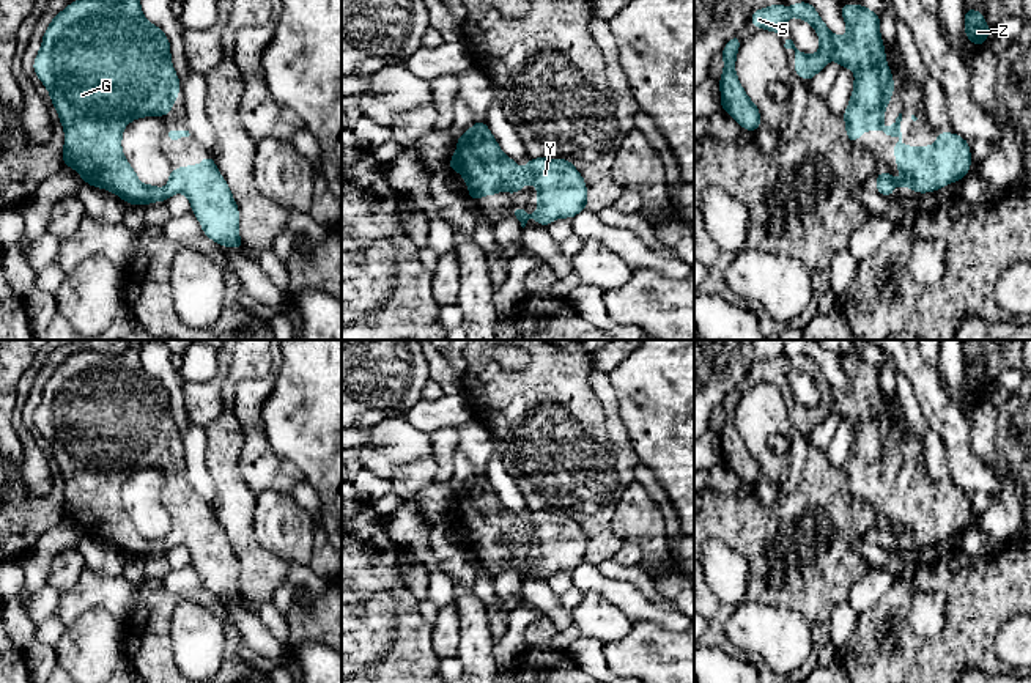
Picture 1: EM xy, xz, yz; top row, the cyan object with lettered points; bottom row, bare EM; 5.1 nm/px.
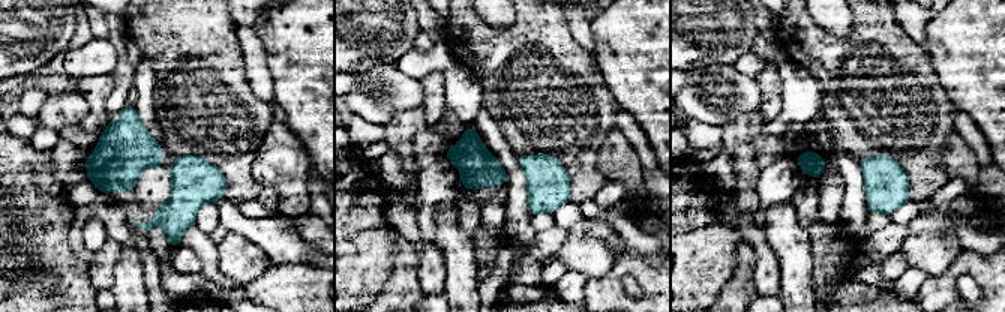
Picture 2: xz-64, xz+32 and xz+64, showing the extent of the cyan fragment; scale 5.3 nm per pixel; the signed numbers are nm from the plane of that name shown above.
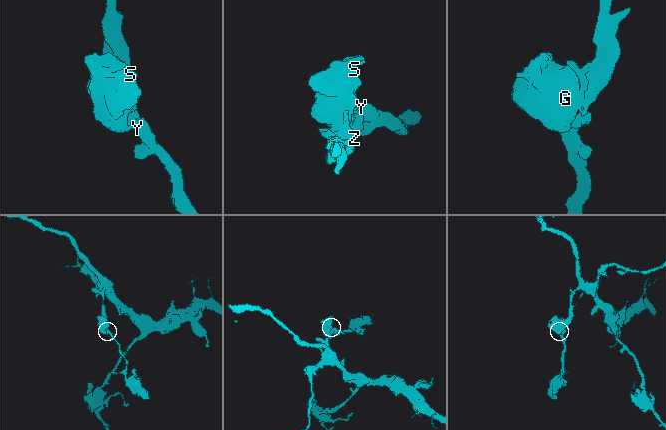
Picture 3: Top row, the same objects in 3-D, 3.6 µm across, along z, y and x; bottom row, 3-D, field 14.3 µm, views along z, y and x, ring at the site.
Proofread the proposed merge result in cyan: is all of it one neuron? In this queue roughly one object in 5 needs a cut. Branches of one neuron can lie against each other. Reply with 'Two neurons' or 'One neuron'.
One neuron

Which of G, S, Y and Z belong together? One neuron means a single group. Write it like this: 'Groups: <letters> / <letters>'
Groups: G S Y Z

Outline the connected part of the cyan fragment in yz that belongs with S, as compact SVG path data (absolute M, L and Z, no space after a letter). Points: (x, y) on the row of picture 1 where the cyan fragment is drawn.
M800 2L792 5L790 8L784 8L781 3L771 5L765 9L754 9L751 24L757 28L765 28L770 31L789 33L787 19L790 16L795 16L798 19L803 19L809 22L815 33L820 38L820 50L814 55L806 55L800 52L792 39L785 39L784 47L795 50L795 72L803 80L811 80L819 71L823 69L823 66L834 58L841 68L852 68L855 71L855 85L853 85L853 94L850 98L848 107L844 112L845 120L845 129L848 140L852 143L858 143L858 135L867 132L870 127L875 131L883 131L883 138L888 140L889 134L899 137L899 142L892 148L897 161L897 172L904 173L905 176L897 181L892 178L892 175L888 173L877 173L877 192L883 194L885 197L896 197L896 194L889 189L892 184L896 187L910 187L916 190L918 194L924 192L935 192L937 189L952 183L960 181L968 175L970 165L971 165L971 156L970 156L970 143L959 137L955 132L940 132L937 137L937 142L932 146L905 146L902 143L902 132L900 132L900 121L902 113L896 118L894 124L891 127L881 127L883 124L883 115L885 109L889 104L889 98L894 93L894 82L892 82L892 72L886 65L885 57L885 47L880 36L880 17L877 13L864 8L863 5L839 5L842 17L847 24L847 36L841 38L833 35L826 24L819 17L815 8L811 3Z

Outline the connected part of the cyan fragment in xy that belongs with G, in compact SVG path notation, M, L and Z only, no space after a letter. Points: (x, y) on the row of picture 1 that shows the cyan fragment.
M140 0L72 2L44 31L33 69L49 90L65 127L63 165L77 170L83 183L143 206L181 192L189 197L192 212L209 239L227 247L246 247L238 234L236 201L211 156L205 156L201 165L176 167L167 175L168 186L157 189L139 181L121 151L124 126L142 116L167 116L181 90L172 66L168 38L145 19Z

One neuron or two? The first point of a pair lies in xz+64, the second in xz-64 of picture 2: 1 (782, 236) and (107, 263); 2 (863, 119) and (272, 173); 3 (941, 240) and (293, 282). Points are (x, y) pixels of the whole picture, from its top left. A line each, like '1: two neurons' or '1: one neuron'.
1: two neurons
2: two neurons
3: two neurons

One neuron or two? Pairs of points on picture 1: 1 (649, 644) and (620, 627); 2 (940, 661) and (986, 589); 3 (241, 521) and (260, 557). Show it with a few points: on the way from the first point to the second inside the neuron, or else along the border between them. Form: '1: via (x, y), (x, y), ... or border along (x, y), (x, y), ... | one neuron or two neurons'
1: border along (635, 623), (620, 639), (609, 641), (605, 646) | two neurons
2: via (957, 644), (971, 630), (978, 606) | one neuron
3: via (241, 531), (243, 540), (251, 548) | one neuron

